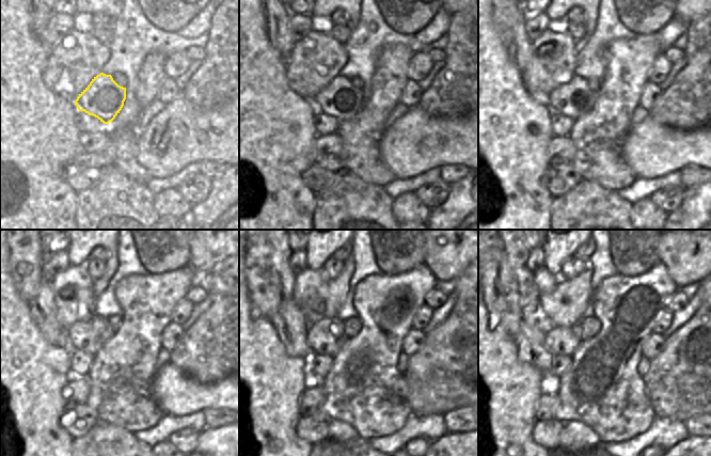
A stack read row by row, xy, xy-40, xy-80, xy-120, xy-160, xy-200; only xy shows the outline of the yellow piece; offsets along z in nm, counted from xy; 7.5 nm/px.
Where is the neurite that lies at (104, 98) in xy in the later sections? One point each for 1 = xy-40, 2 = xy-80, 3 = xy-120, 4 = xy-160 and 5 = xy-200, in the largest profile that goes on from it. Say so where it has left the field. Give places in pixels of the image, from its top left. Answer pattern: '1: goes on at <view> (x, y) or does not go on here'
1: goes on at xy-40 (341, 98)
2: goes on at xy-80 (575, 98)
3: goes on at xy-120 (89, 336)
4: goes on at xy-160 (327, 336)
5: goes on at xy-200 (565, 341)

